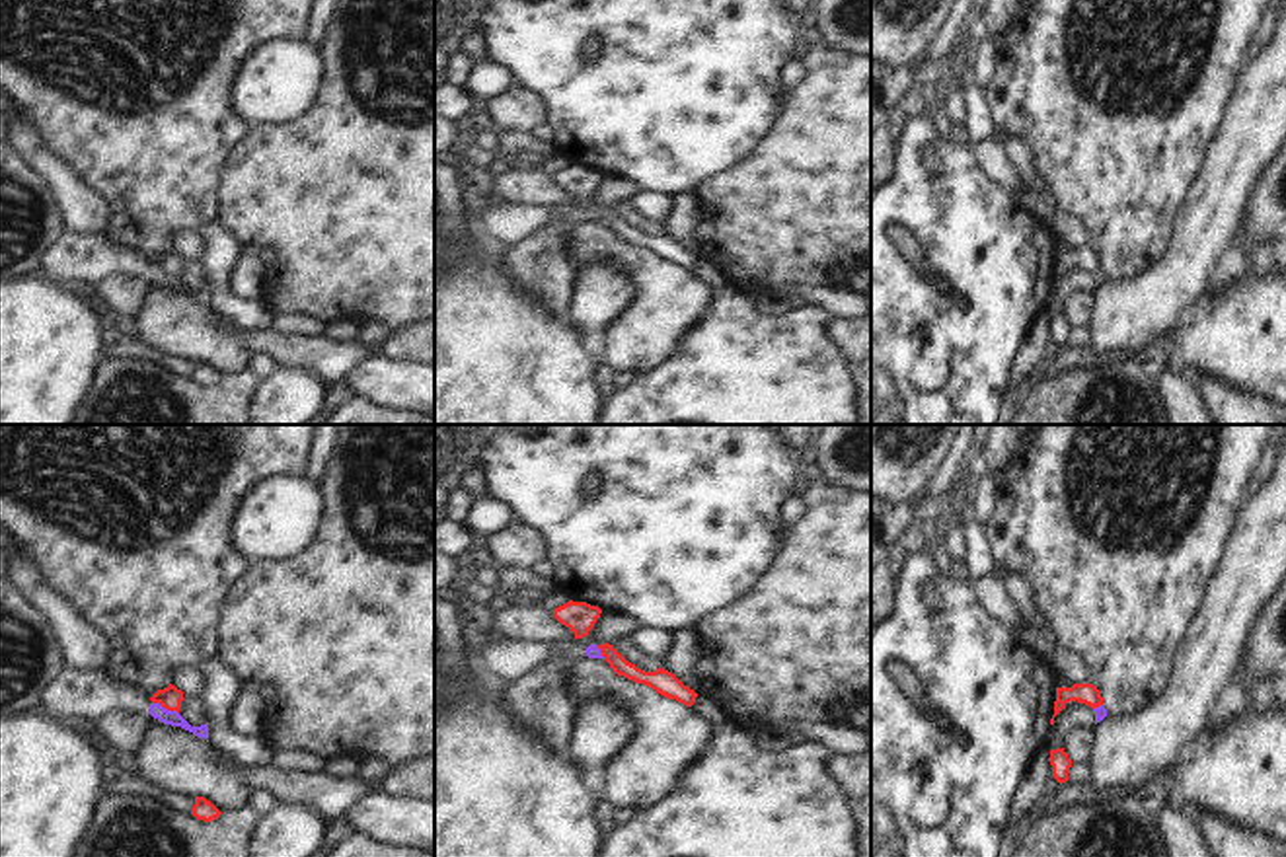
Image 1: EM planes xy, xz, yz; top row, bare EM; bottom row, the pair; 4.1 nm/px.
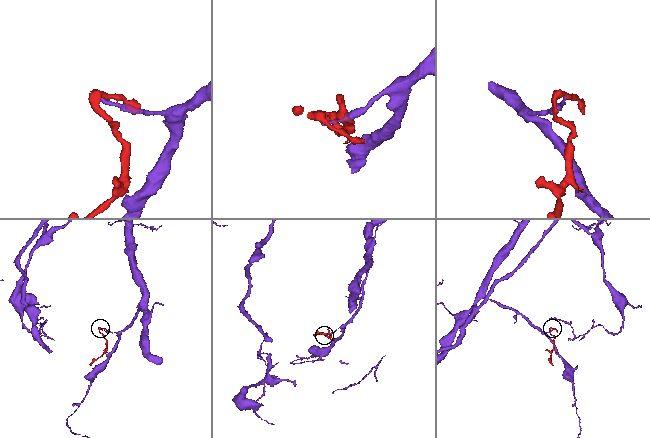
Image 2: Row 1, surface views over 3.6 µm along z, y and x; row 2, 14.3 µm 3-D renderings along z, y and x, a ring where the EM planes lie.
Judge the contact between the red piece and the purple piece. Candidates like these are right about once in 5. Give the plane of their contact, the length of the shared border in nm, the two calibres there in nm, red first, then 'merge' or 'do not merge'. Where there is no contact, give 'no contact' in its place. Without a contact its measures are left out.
xy | 120 nm | 100/60 nm | do not merge

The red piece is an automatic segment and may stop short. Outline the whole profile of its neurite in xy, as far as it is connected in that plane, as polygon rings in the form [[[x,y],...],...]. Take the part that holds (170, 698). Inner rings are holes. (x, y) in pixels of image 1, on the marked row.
[[[170,684],[168,688],[158,689],[150,697],[150,701],[160,703],[168,711],[177,711],[179,713],[181,701],[183,701],[183,691]]]

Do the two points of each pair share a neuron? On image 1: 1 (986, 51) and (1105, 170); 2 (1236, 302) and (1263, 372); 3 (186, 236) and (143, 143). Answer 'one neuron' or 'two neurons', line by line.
1: two neurons
2: one neuron
3: two neurons

